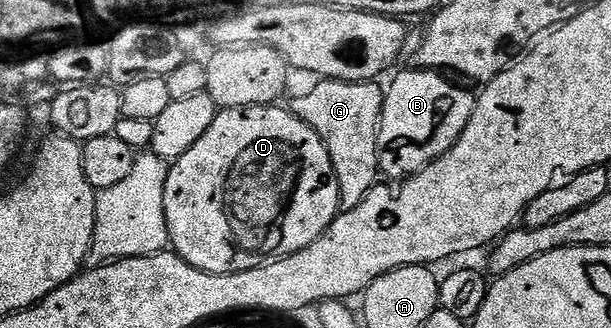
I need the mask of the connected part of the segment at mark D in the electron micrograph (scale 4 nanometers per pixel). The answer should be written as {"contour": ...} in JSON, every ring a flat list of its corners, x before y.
{"contour":[[278,103,249,105,243,109,219,111,212,127,208,127,208,131,204,131,204,136,190,150,184,151,184,155,180,155,178,161,170,165,170,174,167,177,167,185,164,187,163,201,169,244,172,246,173,252,177,253,179,257,183,257,192,267,216,275,259,269,267,261,277,261,280,257,287,257,304,247,308,247,308,243,312,243,317,237,322,236,323,231,338,216,340,212,340,187,336,179,336,171,332,167,332,159,328,155,320,135,316,135,316,131,312,131,312,127,308,127,308,123,304,123,295,113,291,113,289,108,282,106,281,109,280,106,281,104]]}

